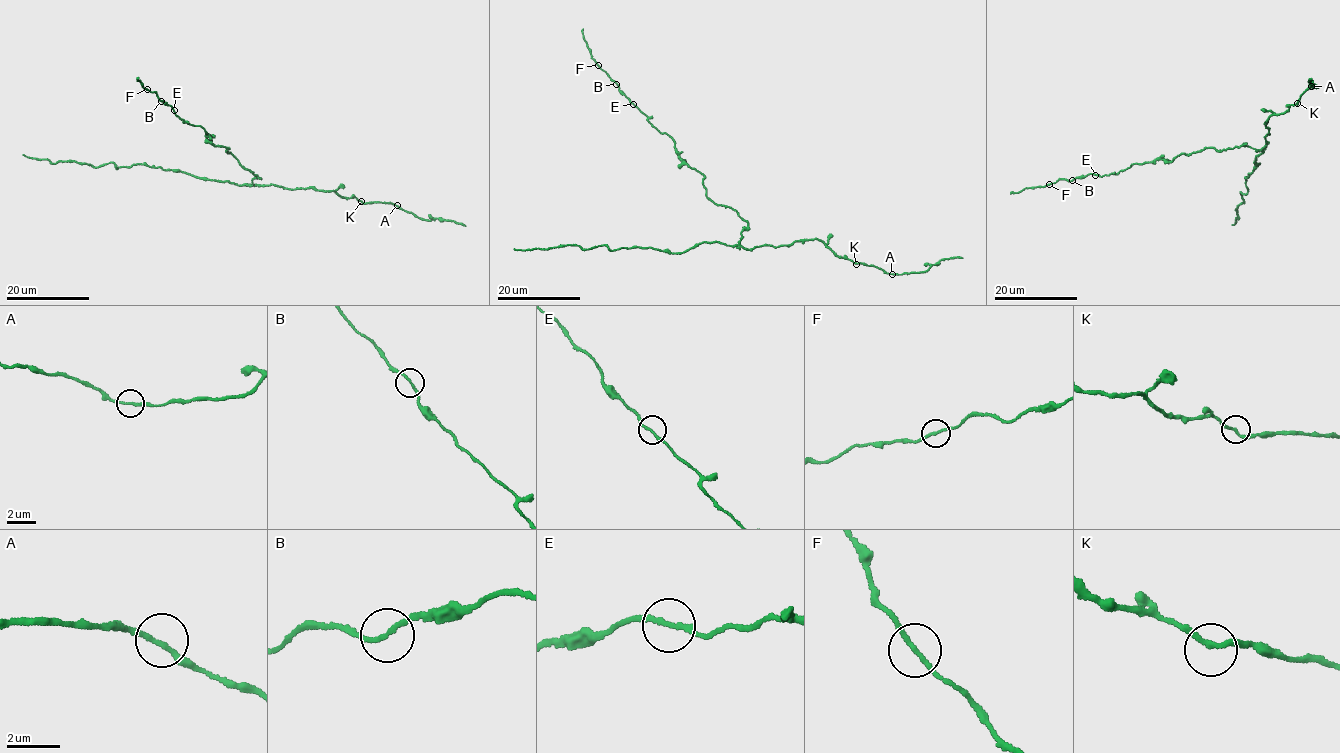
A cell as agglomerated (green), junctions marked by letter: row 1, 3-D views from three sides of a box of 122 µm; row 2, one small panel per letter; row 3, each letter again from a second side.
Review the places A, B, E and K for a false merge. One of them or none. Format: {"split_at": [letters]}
{"split_at": []}

